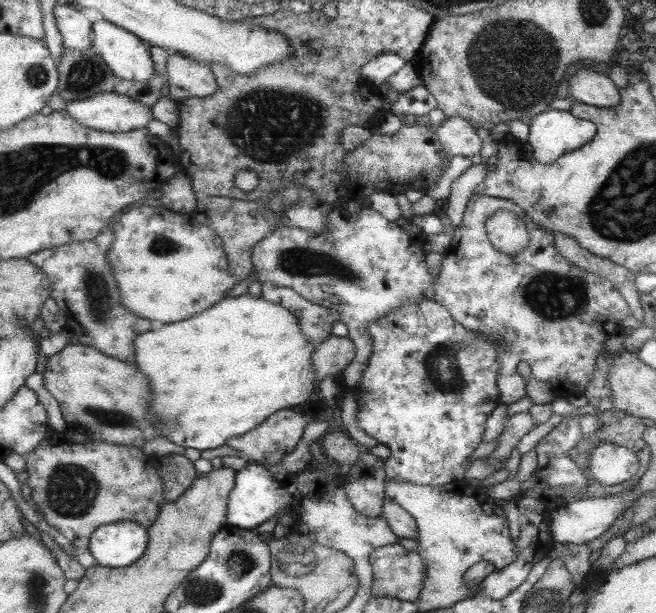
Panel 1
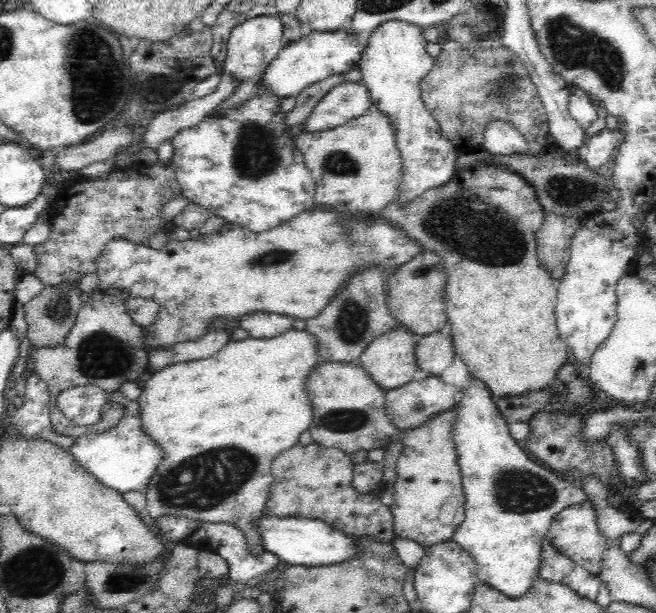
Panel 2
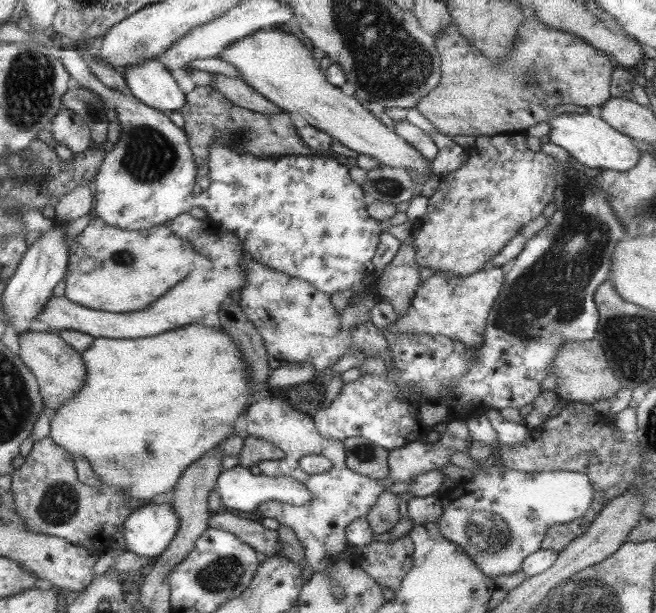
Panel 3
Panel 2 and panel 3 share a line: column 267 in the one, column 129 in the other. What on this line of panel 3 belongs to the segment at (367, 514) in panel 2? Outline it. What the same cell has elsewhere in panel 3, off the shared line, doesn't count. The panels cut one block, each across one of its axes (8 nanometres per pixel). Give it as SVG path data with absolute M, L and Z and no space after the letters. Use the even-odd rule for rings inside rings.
M44 437L33 442L24 462L12 472L9 490L13 494L15 514L23 518L28 530L59 537L91 551L91 542L103 542L104 532L109 542L131 511L153 503L151 500L129 500L125 494L115 492L113 486L97 481L97 488L79 482L71 453Z

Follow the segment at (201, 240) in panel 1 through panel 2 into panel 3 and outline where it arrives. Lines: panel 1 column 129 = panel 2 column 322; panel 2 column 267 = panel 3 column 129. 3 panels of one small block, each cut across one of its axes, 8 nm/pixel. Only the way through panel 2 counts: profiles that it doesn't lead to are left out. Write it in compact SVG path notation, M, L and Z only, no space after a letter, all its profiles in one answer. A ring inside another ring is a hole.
M92 216L84 231L75 235L67 266L67 276L63 280L67 300L96 311L128 313L145 310L145 306L195 269L207 271L210 261L197 254L189 242L172 234L167 224L125 231Z

